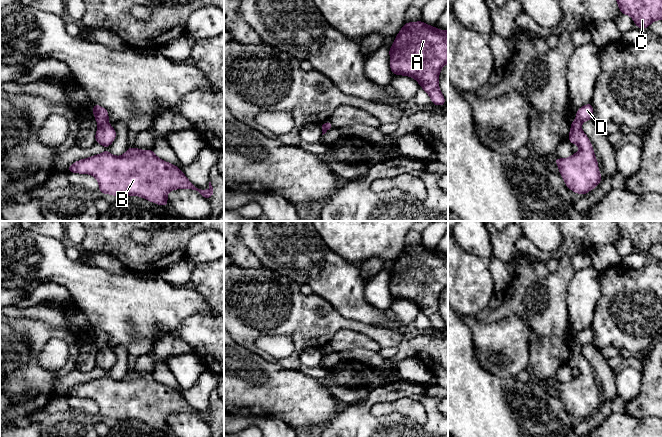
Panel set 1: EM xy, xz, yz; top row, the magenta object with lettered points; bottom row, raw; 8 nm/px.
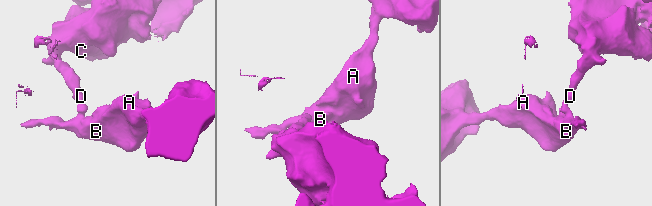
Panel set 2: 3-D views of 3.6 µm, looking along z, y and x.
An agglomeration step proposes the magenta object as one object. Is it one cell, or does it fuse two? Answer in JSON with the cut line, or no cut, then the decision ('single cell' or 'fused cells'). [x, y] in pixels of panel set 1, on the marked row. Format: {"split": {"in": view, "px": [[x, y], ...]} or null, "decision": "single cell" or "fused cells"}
{"split": {"in": "xy", "px": [[107, 120], [99, 124]]}, "decision": "fused cells"}

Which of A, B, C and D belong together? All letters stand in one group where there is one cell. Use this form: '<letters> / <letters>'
A B / C D

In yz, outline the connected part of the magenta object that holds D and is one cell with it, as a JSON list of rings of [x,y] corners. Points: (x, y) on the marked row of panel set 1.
[[[592,102],[577,109],[575,121],[582,123],[584,121],[593,121],[593,104]]]

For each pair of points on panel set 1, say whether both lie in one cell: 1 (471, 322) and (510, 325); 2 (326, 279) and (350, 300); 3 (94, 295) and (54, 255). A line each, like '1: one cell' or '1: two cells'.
1: one cell
2: one cell
3: one cell

